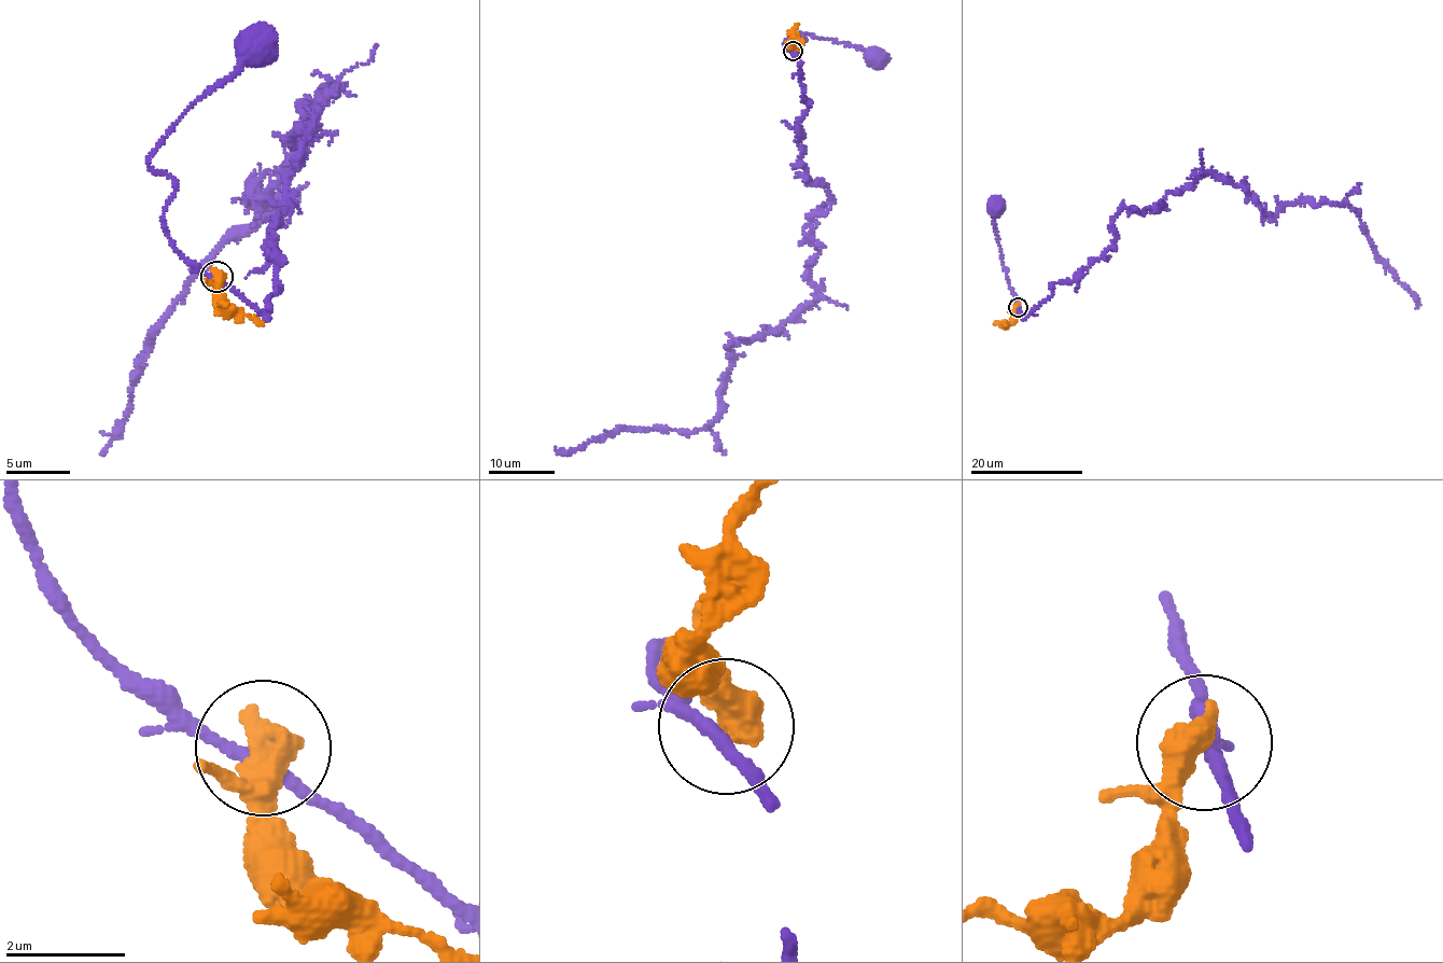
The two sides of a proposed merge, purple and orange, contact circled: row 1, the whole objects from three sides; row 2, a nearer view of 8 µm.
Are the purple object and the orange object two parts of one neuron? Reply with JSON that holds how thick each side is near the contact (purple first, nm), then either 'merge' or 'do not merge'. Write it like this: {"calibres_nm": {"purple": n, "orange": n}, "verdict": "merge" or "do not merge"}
{"calibres_nm": {"purple": 200, "orange": 500}, "verdict": "do not merge"}

